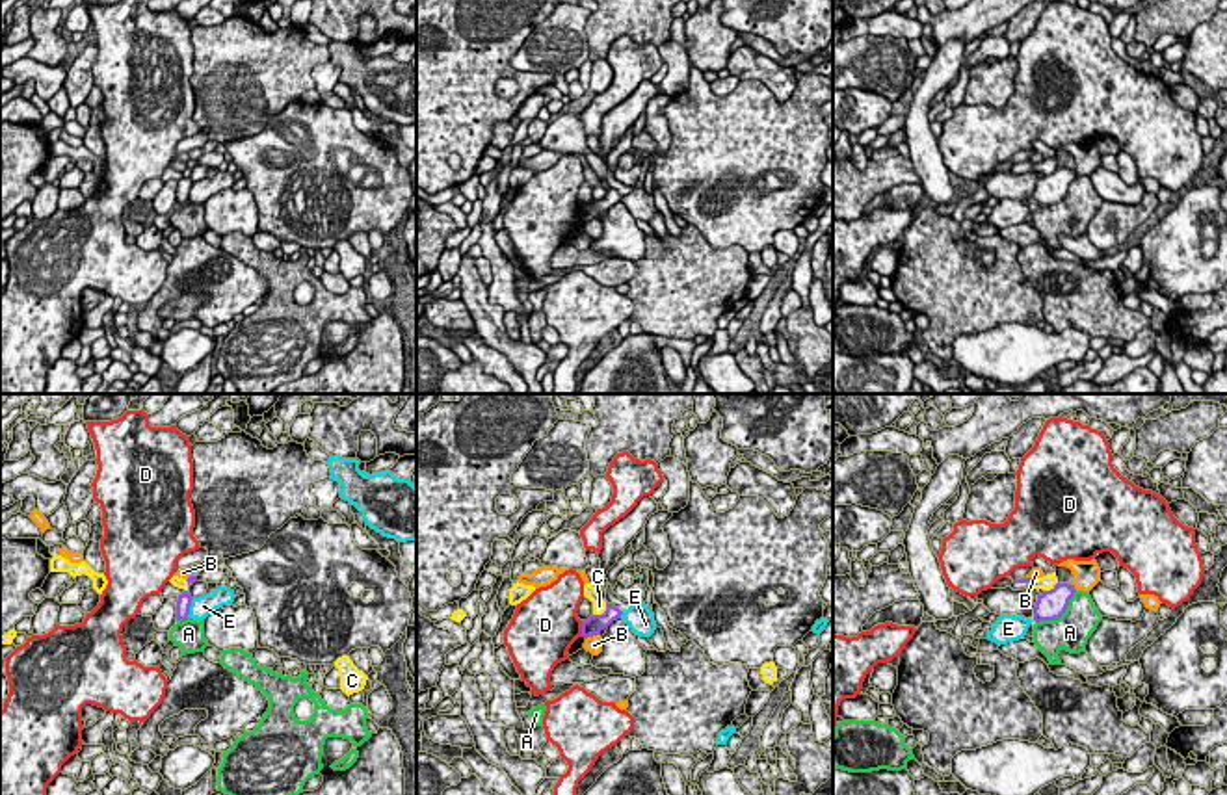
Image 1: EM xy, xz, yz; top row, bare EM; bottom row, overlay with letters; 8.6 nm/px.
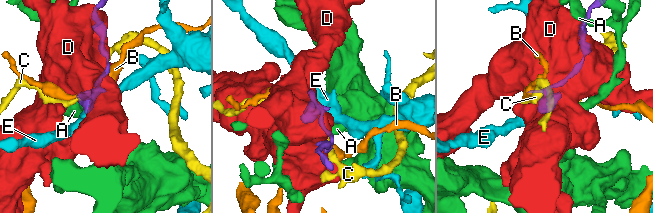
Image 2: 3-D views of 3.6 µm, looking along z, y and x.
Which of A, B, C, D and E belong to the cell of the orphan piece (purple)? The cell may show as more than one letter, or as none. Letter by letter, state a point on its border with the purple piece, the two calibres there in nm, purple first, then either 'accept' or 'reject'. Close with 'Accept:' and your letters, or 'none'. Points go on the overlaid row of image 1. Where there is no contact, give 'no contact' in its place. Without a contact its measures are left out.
A: yz (1060, 615) | 240/320 nm | reject
B: xz (592, 636) | 160/140 nm | reject
C: xz (605, 612) | 160/130 nm | reject
D: xz (582, 628) | 160/440 nm | reject
E: xy (188, 608) | 130/180 nm | reject
Accept: none

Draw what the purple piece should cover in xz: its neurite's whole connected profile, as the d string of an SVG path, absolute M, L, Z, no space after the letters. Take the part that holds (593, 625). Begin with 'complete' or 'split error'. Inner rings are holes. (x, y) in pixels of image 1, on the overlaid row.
complete | M606 602L606 611L602 615L593 615L587 620L582 620L582 637L599 635L604 628L608 628L614 620L621 619L623 611L614 604Z

